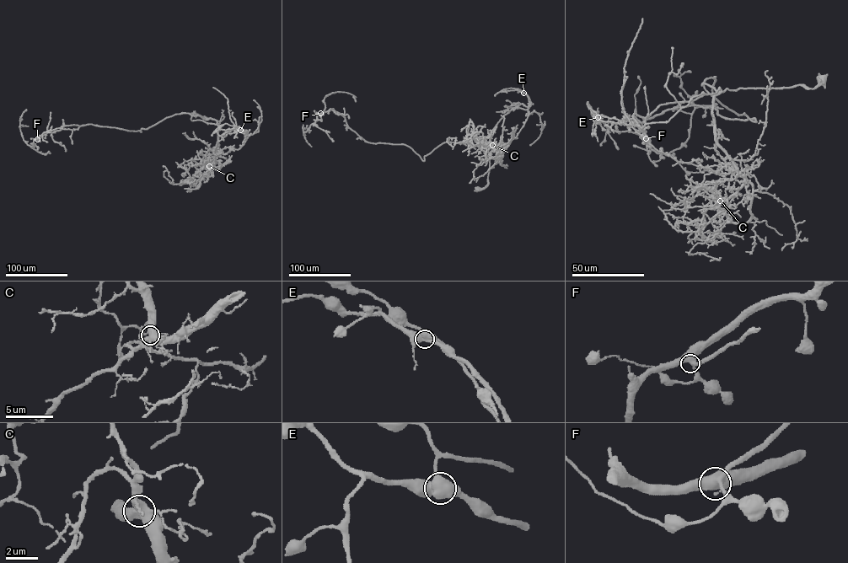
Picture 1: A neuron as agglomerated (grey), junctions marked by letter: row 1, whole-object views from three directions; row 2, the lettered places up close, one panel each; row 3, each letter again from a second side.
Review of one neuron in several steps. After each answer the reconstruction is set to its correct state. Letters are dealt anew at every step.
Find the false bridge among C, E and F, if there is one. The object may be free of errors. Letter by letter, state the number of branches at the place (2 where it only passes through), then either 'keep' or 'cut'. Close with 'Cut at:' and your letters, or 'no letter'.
C: 4 | keep
E: 4 | cut
F: 4 | keep
Cut at: E

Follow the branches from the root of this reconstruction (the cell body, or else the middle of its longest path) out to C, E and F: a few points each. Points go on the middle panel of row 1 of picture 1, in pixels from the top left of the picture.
C: (477, 190), (487, 184), (488, 153), (501, 142), (497, 156), (492, 145)
E: (477, 190), (487, 184), (488, 153), (497, 145), (474, 139), (483, 140), (512, 108), (528, 109), (523, 93)
F: (477, 190), (496, 145), (446, 142), (422, 160), (403, 144), (366, 142), (337, 112), (320, 113)

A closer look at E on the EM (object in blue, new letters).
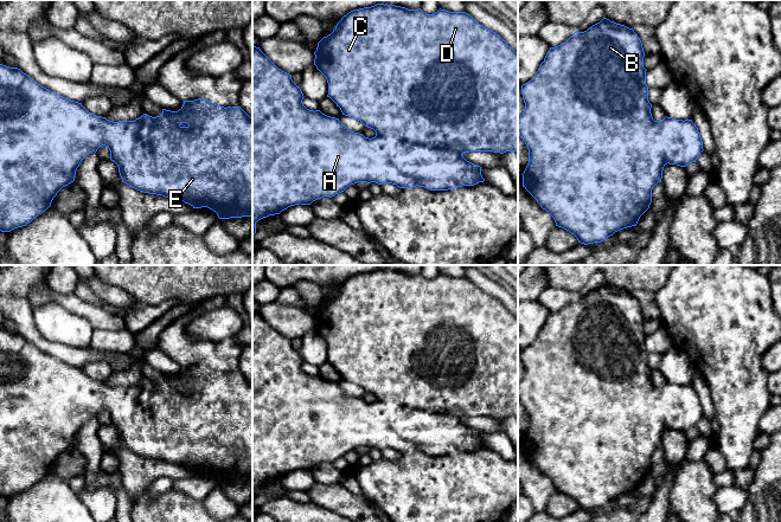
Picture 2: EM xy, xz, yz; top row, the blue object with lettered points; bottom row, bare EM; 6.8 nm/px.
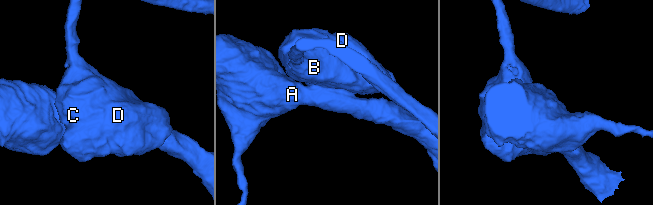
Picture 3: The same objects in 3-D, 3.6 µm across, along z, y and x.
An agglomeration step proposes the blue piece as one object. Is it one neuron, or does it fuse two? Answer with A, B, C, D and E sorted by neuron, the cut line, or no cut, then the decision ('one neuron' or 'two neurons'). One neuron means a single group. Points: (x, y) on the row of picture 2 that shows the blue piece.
A / B C D E; cut in xz along (375, 136), (392, 142), (449, 148), (461, 155); two neurons

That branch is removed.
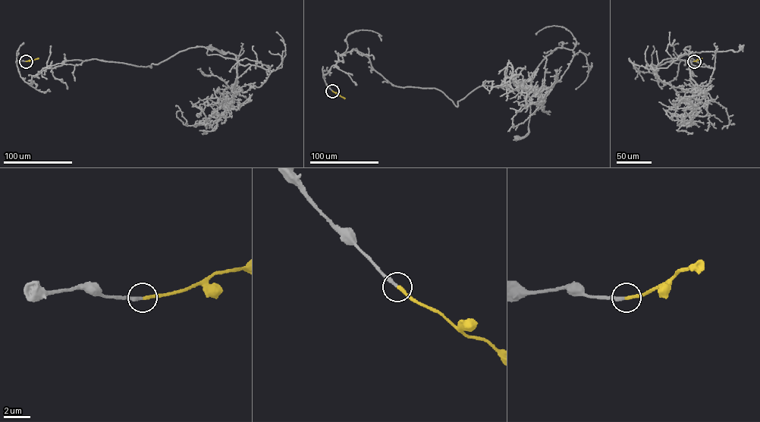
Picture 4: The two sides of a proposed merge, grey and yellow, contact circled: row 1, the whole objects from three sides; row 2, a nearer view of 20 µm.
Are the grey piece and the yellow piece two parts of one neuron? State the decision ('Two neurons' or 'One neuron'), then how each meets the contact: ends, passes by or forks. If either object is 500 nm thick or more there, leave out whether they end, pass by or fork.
One neuron. At the ring grey ends. At the ring yellow ends

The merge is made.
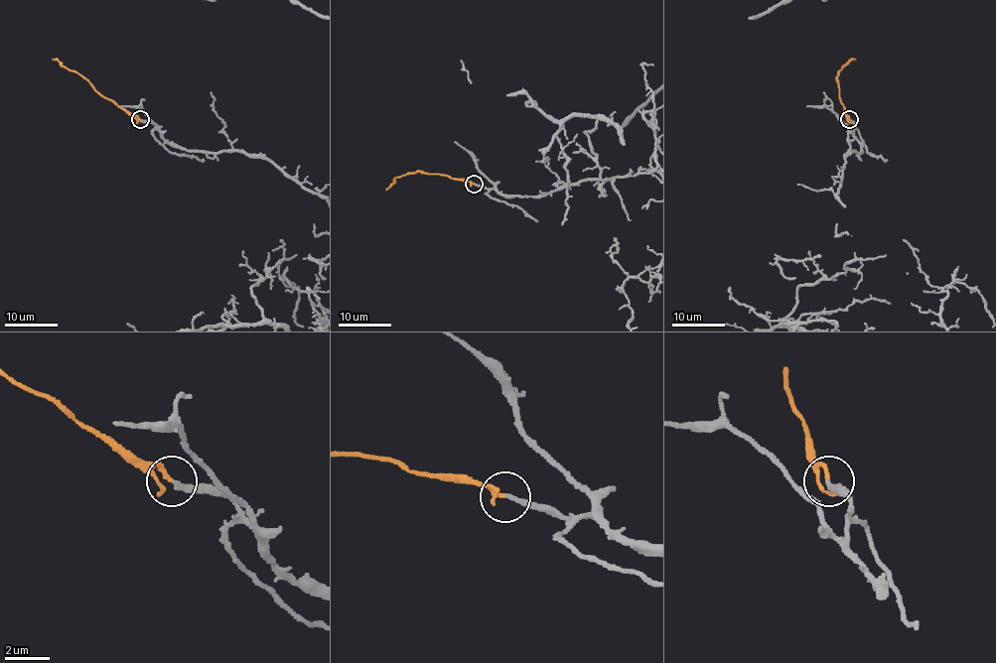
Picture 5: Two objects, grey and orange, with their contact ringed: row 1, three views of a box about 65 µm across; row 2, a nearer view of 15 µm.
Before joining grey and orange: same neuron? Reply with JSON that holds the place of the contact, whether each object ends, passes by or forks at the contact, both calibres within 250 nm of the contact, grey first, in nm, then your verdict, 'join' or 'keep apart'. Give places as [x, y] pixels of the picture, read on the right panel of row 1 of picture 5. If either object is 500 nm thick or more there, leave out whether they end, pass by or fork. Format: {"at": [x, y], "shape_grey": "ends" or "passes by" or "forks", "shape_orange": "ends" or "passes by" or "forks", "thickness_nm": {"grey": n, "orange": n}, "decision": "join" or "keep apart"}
{"at": [849, 119], "shape_grey": "ends", "shape_orange": "ends", "thickness_nm": {"grey": 220, "orange": 170}, "decision": "join"}

